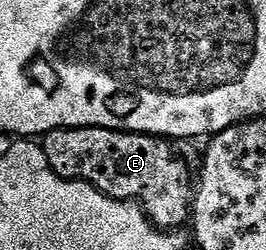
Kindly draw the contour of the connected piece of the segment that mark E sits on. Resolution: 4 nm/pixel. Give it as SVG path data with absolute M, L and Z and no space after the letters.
M75 127L56 129L44 134L43 148L47 163L55 175L68 181L86 181L103 195L116 201L131 201L145 210L146 217L162 231L180 230L180 225L190 220L195 205L195 181L189 178L185 161L172 149L164 137L147 133L126 133L124 129L100 129L99 127Z

